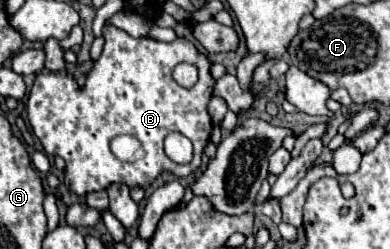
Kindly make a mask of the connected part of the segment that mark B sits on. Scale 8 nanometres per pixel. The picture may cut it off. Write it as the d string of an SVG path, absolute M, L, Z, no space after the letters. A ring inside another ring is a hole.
M106 24L104 50L102 50L102 56L94 62L92 70L86 74L86 84L80 88L74 76L70 74L48 72L48 74L36 76L30 98L28 98L28 120L34 134L42 142L44 152L48 156L64 158L66 162L64 184L68 186L70 192L84 196L90 192L106 190L114 182L126 184L128 188L136 188L136 186L148 188L158 178L160 172L168 170L174 176L184 178L184 176L194 174L200 168L202 152L212 132L212 120L206 110L212 98L212 90L214 90L214 78L210 74L210 60L204 54L200 54L192 42L184 38L178 38L174 42L158 42L148 36L132 38L124 30L112 24ZM180 62L188 62L198 68L200 78L190 90L180 88L172 78L172 70ZM168 132L180 132L194 144L192 162L176 164L164 154L164 138Z

